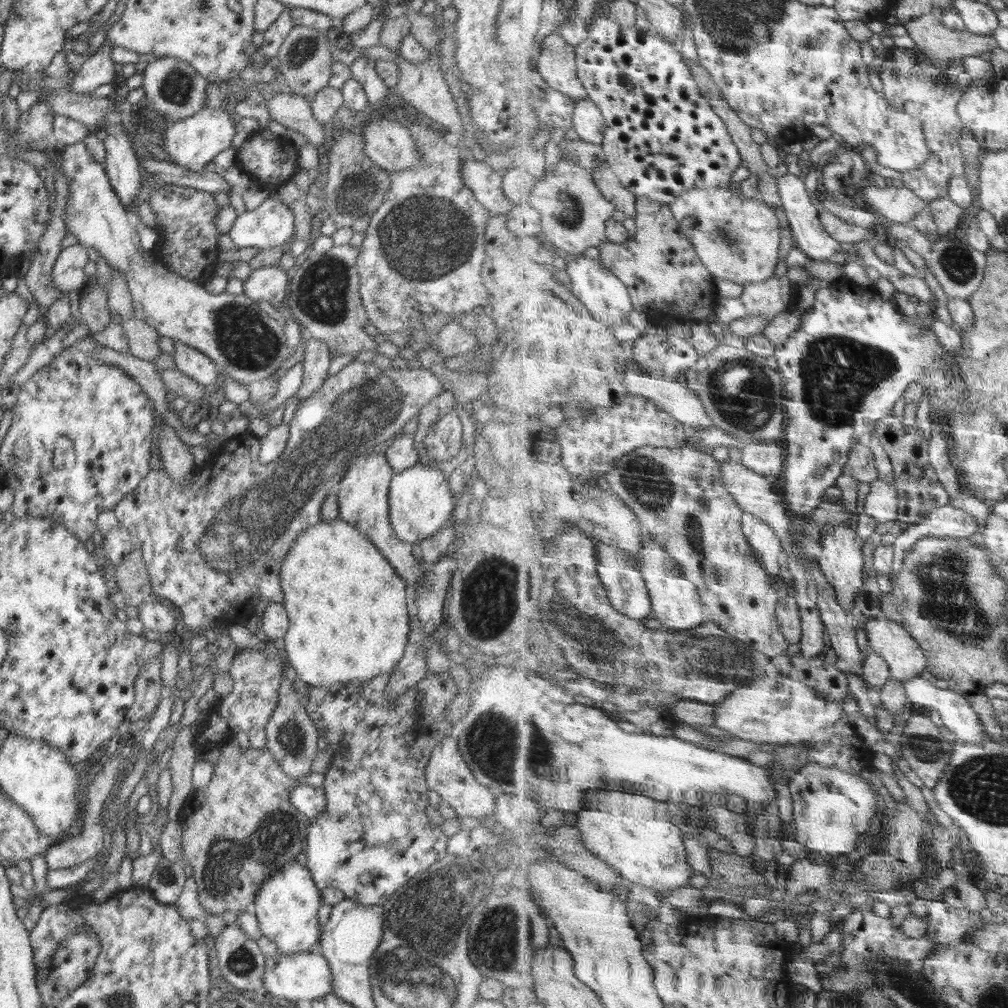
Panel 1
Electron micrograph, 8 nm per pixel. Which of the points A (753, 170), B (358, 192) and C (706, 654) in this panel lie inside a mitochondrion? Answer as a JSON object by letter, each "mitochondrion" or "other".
{"A":"other","B":"mitochondrion","C":"mitochondrion"}

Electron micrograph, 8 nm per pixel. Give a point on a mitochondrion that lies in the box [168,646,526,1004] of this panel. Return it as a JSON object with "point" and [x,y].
{"point":[232,862]}

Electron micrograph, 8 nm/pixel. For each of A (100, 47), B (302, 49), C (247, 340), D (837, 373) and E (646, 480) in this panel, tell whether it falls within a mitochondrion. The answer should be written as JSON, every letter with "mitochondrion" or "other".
{"A":"other","B":"mitochondrion","C":"mitochondrion","D":"mitochondrion","E":"mitochondrion"}

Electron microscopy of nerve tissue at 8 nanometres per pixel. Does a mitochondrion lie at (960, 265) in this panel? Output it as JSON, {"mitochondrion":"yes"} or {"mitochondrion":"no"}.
{"mitochondrion":"yes"}

